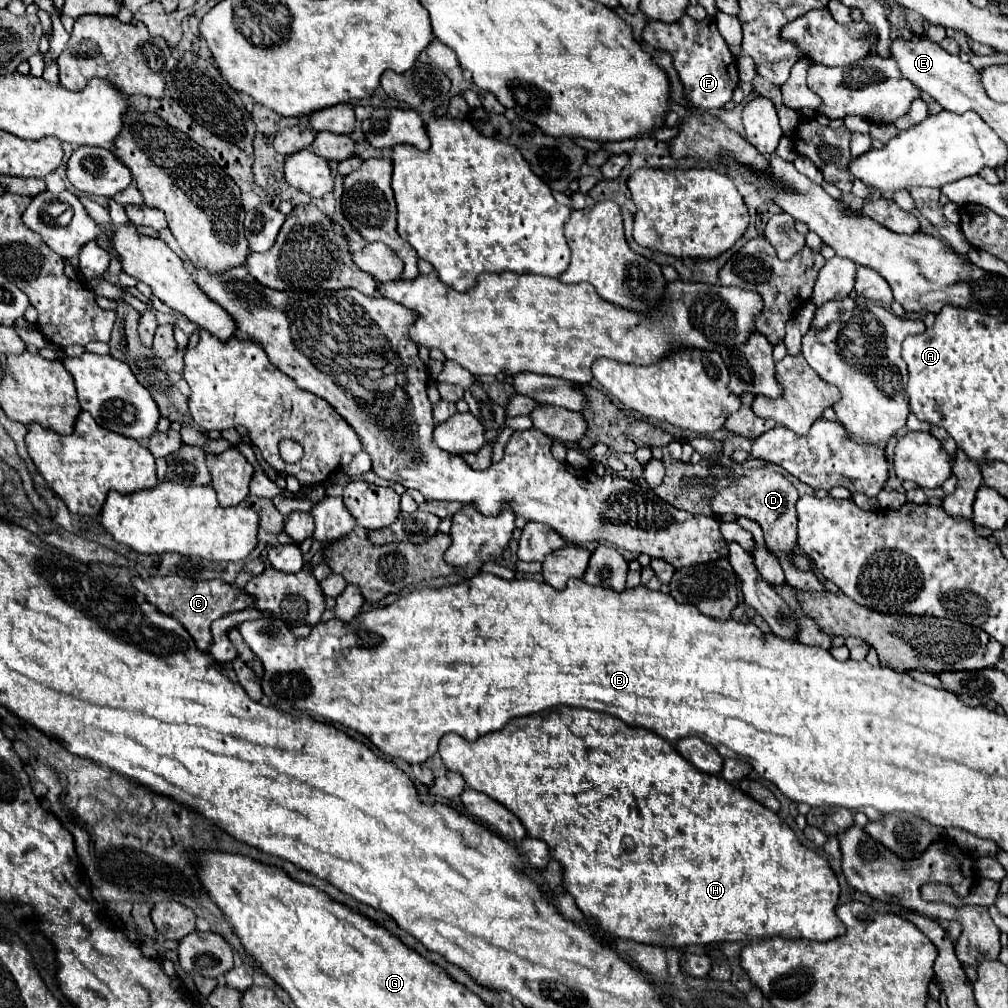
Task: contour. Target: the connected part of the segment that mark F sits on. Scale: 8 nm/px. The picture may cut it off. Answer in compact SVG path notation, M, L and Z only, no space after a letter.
M683 15L677 23L649 21L643 27L643 41L651 47L659 47L673 55L673 65L679 73L685 97L693 103L693 107L701 111L721 109L731 99L733 89L739 83L737 63L725 39L719 35L713 17L695 21L693 17Z

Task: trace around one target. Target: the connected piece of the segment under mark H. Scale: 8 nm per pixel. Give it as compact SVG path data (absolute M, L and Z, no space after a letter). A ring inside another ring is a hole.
M561 706L553 711L539 711L537 715L529 715L525 719L513 719L501 729L489 735L481 735L477 741L467 741L457 733L449 733L439 741L439 755L443 765L449 771L461 773L465 783L489 795L491 799L505 805L513 811L527 833L531 837L543 839L549 845L551 857L561 863L563 867L563 887L569 895L573 895L577 907L585 915L587 921L595 921L597 929L605 931L615 939L627 939L643 945L659 945L659 947L687 947L687 945L707 945L717 941L745 941L745 939L769 939L769 937L783 937L783 939L815 939L815 941L831 941L837 935L845 933L845 925L835 915L835 905L839 899L839 883L835 873L829 869L827 861L819 857L815 851L803 847L795 833L781 823L781 819L769 811L767 807L759 805L755 799L749 799L731 783L725 783L721 777L715 775L701 775L689 761L677 755L675 745L665 743L665 739L653 735L651 731L633 729L621 719L606 713L590 711L581 708ZM631 837L633 847L625 849L623 841Z

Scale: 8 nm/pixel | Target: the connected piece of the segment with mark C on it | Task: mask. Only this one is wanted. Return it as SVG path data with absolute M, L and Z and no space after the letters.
M155 575L155 577L149 577L149 579L139 579L139 577L133 577L131 579L133 587L145 595L145 599L155 605L161 613L177 619L181 625L185 625L187 633L193 637L195 645L201 649L201 651L207 651L209 647L209 639L211 639L211 633L209 633L209 627L215 619L223 617L223 615L229 615L236 611L241 611L253 604L253 597L247 595L243 589L231 587L229 583L221 581L221 579L213 579L213 581L193 581L193 579L185 579L185 577L179 577L179 575L173 575L173 577L161 577L161 575Z

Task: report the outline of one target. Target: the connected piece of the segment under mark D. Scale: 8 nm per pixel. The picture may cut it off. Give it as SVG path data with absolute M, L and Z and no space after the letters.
M765 467L765 469L747 471L729 489L719 491L713 497L711 507L717 515L735 513L735 515L757 521L765 531L765 545L769 547L771 555L779 561L793 563L793 557L797 555L797 551L795 551L795 547L797 547L797 513L795 513L797 499L799 499L799 495L797 495L797 489L793 487L793 483L789 479L785 479L781 473Z

